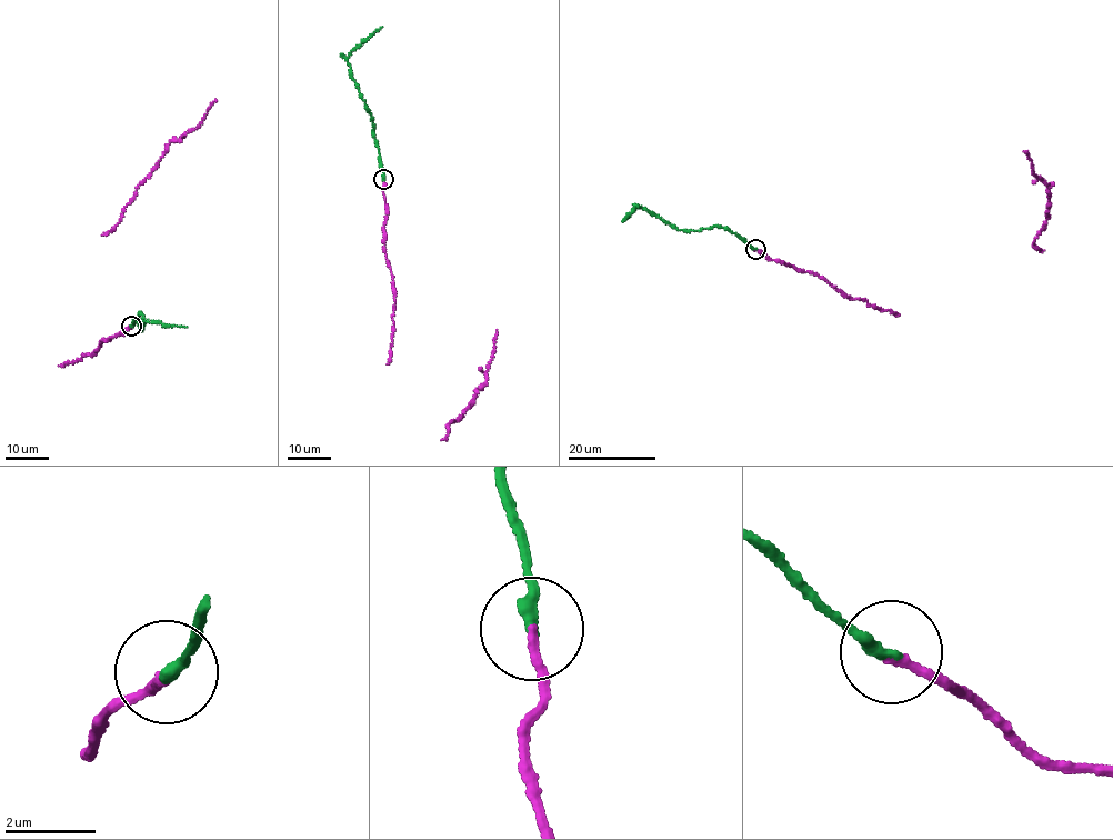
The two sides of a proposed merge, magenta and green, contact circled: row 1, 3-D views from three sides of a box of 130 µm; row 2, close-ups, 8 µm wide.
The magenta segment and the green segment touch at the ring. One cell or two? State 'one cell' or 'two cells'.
two cells

